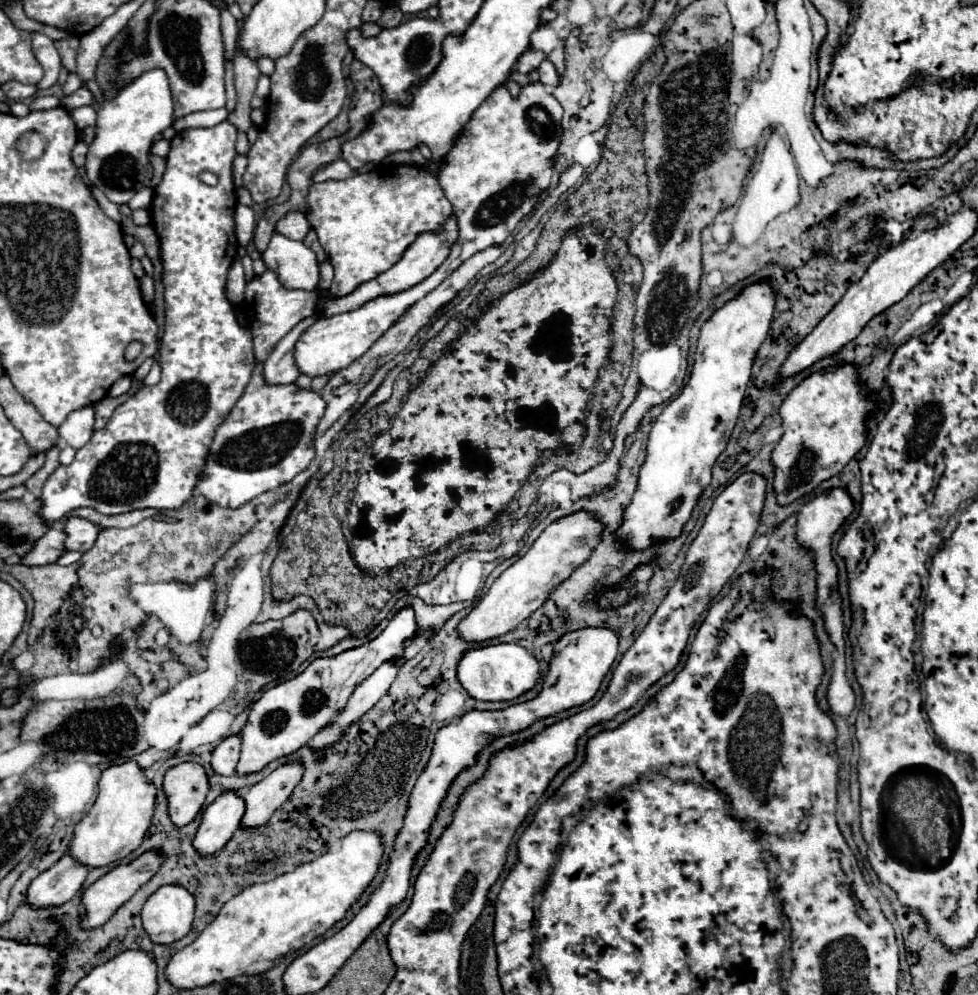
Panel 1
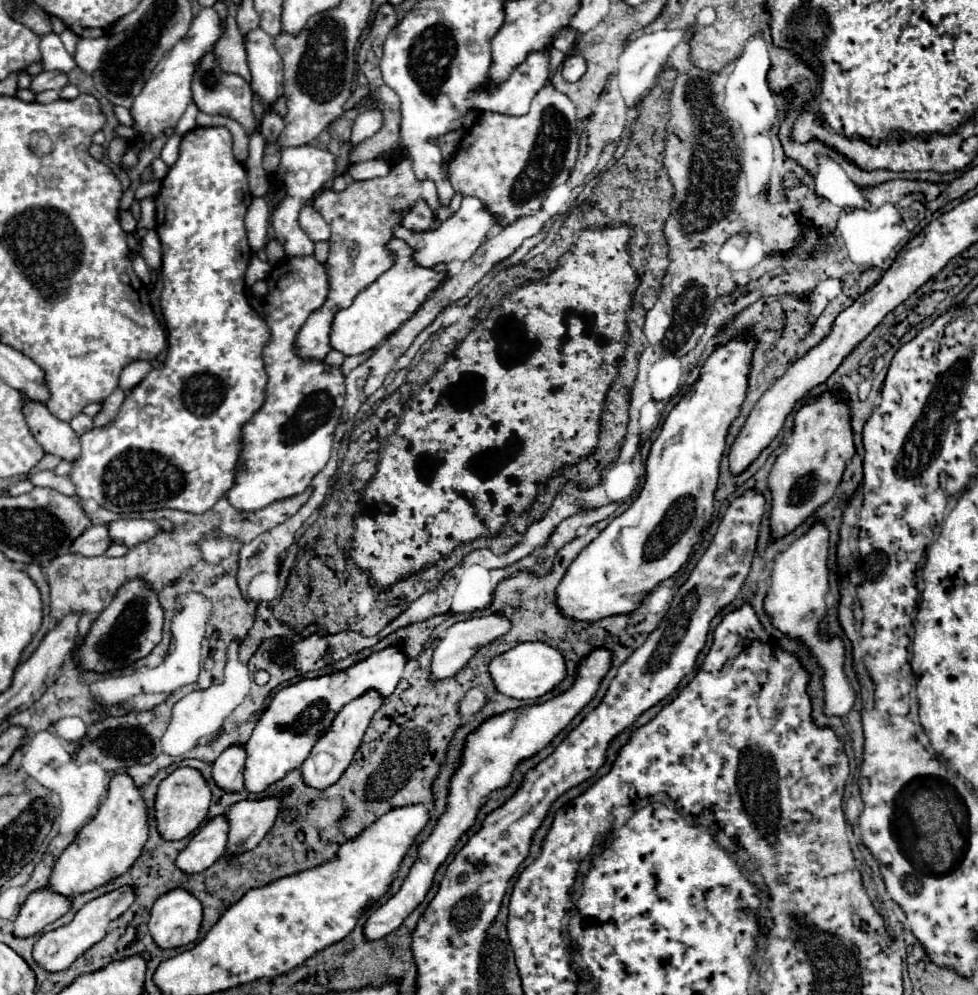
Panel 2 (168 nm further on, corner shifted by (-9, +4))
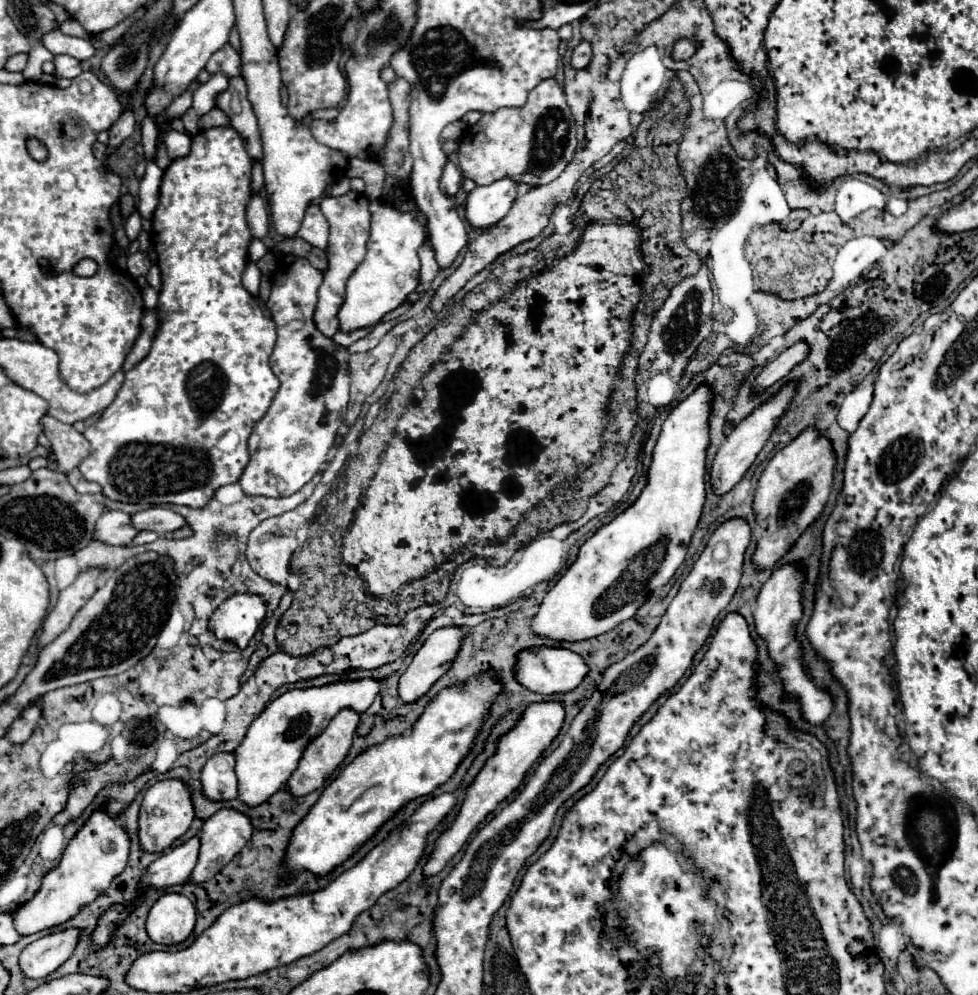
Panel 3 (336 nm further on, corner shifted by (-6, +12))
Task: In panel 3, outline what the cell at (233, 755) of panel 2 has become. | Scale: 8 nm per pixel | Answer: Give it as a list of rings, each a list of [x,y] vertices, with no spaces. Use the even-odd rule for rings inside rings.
[[[229,752],[213,754],[201,770],[203,794],[207,800],[233,800],[237,798],[235,756]]]

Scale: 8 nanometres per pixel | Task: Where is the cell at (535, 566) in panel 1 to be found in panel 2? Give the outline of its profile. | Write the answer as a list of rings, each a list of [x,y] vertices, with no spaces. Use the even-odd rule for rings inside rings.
[[[494,612],[494,614],[488,614],[488,616],[478,616],[478,618],[474,616],[474,618],[468,618],[468,620],[452,624],[446,630],[446,636],[440,640],[440,644],[434,650],[434,656],[432,656],[432,678],[454,676],[482,646],[486,646],[486,644],[494,642],[496,638],[508,634],[510,628],[512,628],[512,622],[508,620],[506,612]]]

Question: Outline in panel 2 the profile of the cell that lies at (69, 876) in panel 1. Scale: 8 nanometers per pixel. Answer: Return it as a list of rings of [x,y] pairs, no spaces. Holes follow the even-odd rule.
[[[50,886],[34,890],[26,898],[26,902],[14,922],[14,934],[24,936],[24,938],[34,936],[46,924],[64,916],[70,908],[72,908],[72,898],[54,892]]]

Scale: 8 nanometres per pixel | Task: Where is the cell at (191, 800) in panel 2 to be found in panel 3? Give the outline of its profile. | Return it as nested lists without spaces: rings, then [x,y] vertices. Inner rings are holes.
[[[161,780],[145,792],[141,812],[139,812],[139,844],[143,852],[165,852],[179,836],[187,832],[193,822],[193,804],[189,788],[181,780]]]

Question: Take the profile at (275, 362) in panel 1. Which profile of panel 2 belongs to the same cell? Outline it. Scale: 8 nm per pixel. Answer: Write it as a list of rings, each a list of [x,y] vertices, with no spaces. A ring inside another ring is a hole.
[[[410,158],[400,160],[388,176],[352,182],[342,192],[324,188],[316,194],[312,206],[322,214],[322,218],[332,230],[330,256],[326,262],[330,292],[324,306],[312,312],[312,316],[308,316],[296,336],[296,354],[302,360],[322,360],[330,352],[328,334],[332,316],[338,310],[348,308],[360,292],[364,292],[380,274],[394,266],[394,252],[388,250],[388,242],[394,238],[392,228],[402,224],[402,216],[410,212],[418,200],[424,200],[430,210],[440,208],[436,184],[432,180],[418,180],[412,170]]]

